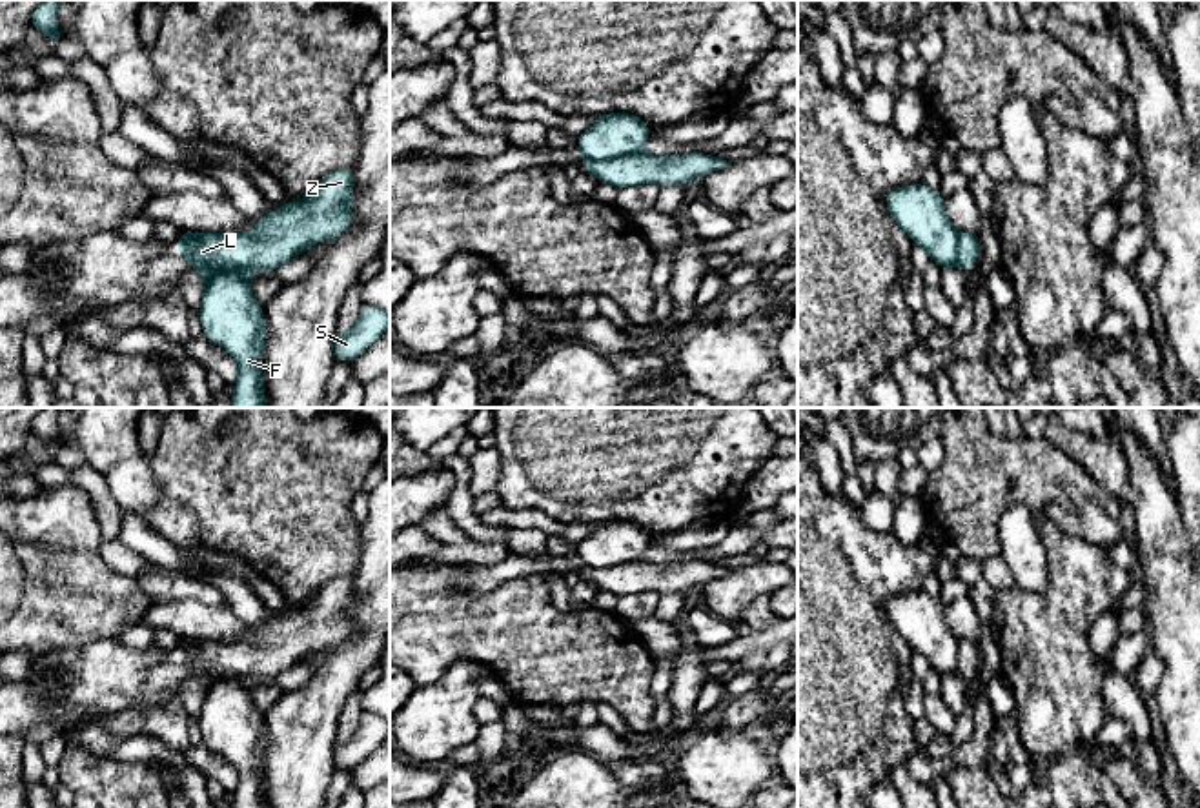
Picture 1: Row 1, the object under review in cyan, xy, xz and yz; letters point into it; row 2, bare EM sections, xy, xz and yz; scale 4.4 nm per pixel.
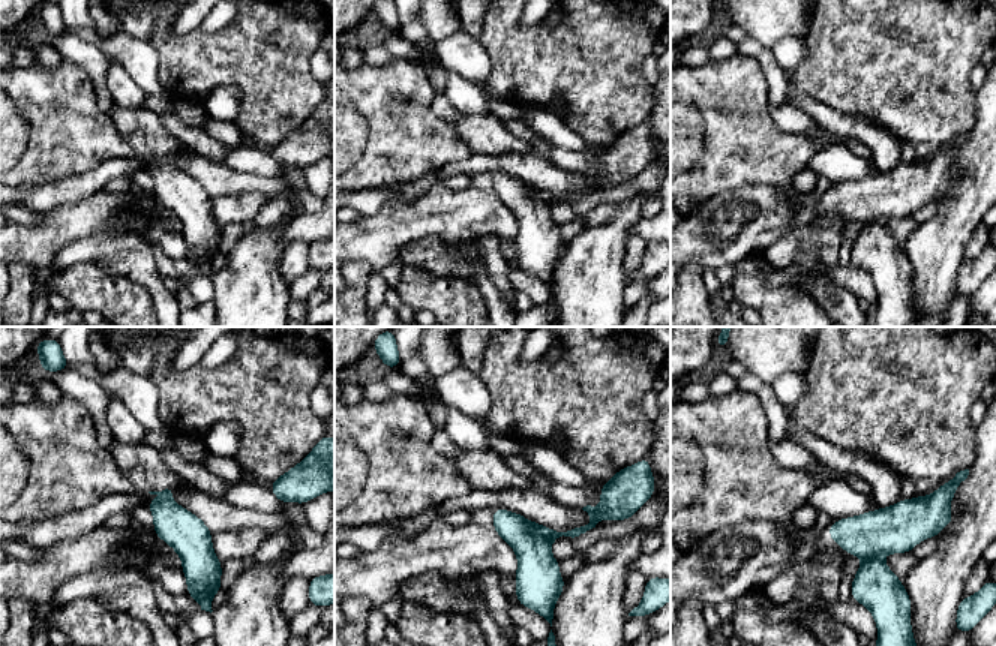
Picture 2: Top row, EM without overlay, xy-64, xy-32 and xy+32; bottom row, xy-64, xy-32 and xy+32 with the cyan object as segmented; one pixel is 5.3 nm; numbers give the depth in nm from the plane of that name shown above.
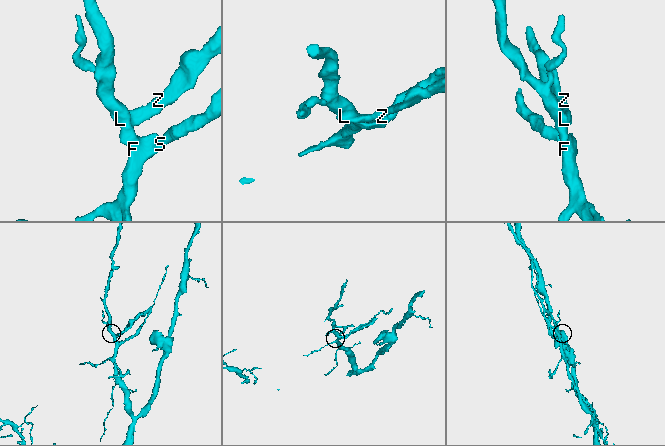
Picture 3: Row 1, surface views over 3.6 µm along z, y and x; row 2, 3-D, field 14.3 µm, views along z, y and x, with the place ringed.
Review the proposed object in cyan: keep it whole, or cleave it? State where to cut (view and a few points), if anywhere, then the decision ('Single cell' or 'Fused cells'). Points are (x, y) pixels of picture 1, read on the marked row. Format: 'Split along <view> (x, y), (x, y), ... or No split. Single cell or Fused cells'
Split along xz (641, 150), (612, 159), (583, 159). Fused cells

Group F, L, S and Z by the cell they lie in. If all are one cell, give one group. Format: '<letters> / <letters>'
F S / L Z

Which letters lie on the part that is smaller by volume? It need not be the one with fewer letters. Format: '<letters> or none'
L, Z

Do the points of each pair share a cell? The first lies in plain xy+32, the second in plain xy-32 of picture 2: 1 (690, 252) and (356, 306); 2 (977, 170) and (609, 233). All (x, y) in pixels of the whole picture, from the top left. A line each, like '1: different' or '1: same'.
1: different
2: same

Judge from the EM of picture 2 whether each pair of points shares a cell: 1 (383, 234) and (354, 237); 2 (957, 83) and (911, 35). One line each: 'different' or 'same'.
1: same
2: same

